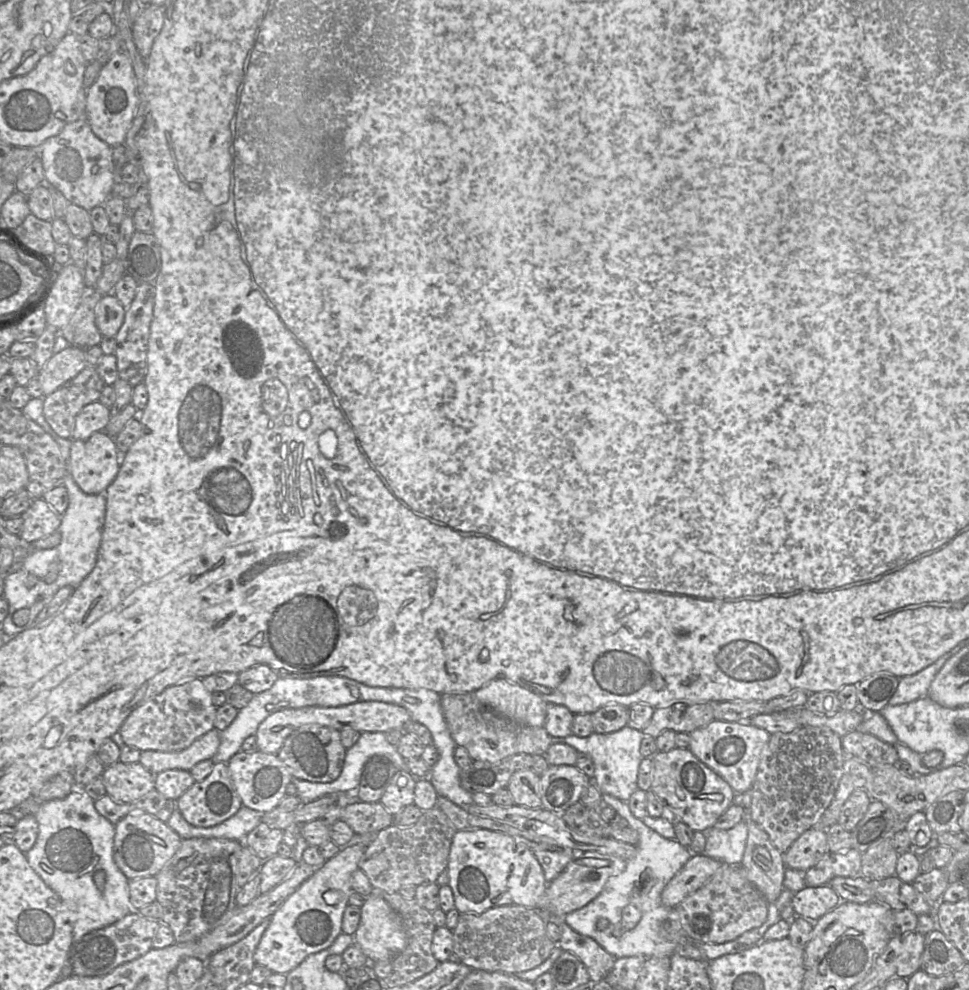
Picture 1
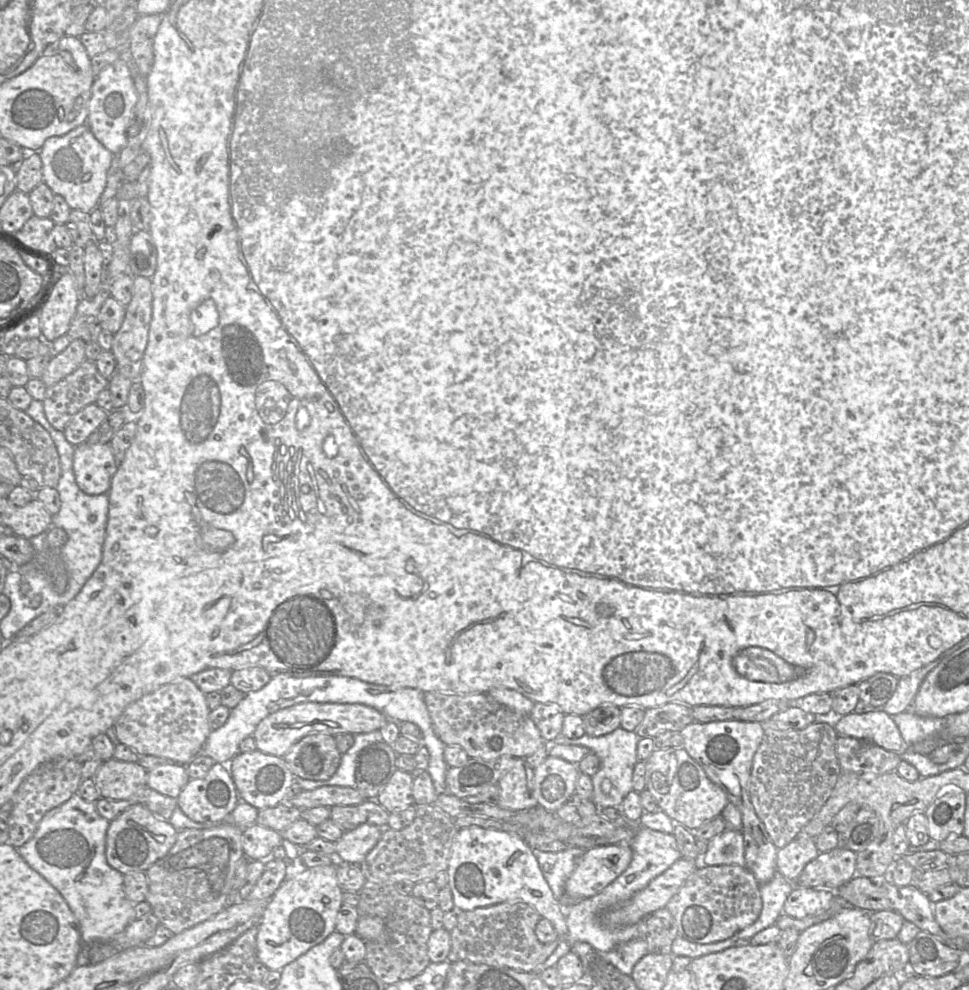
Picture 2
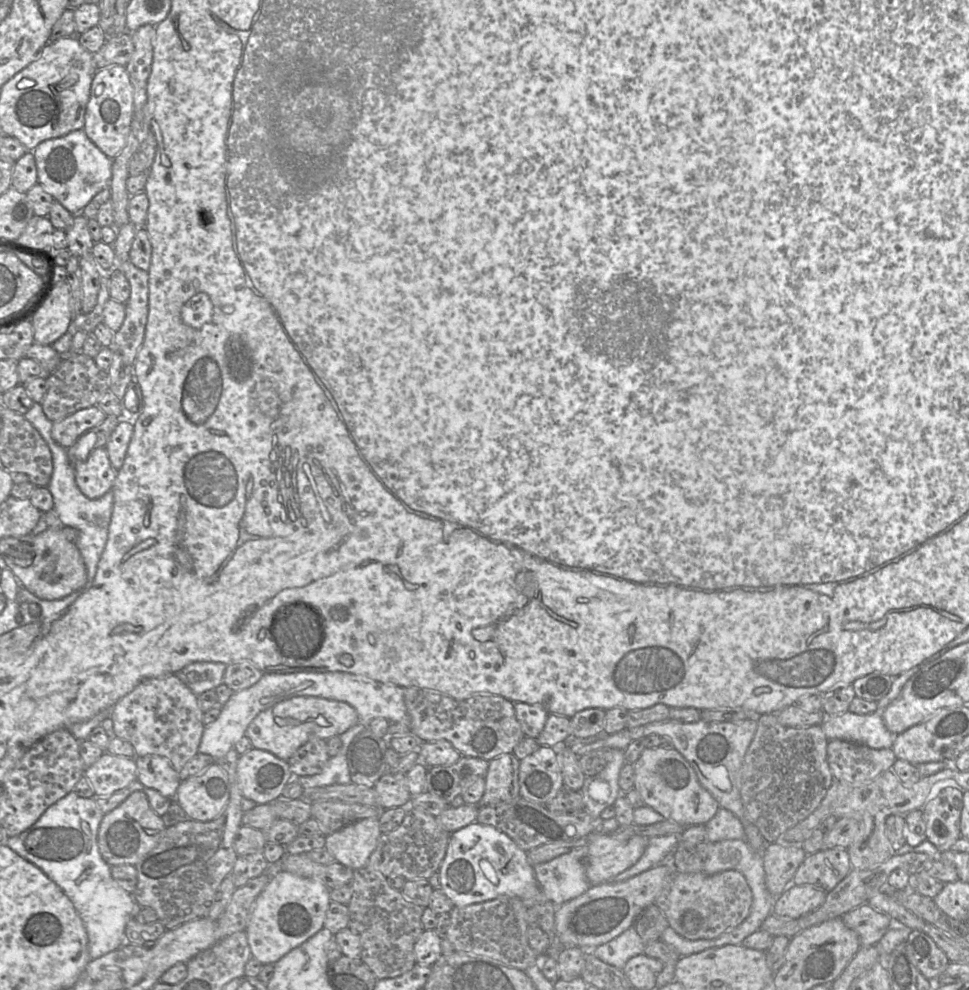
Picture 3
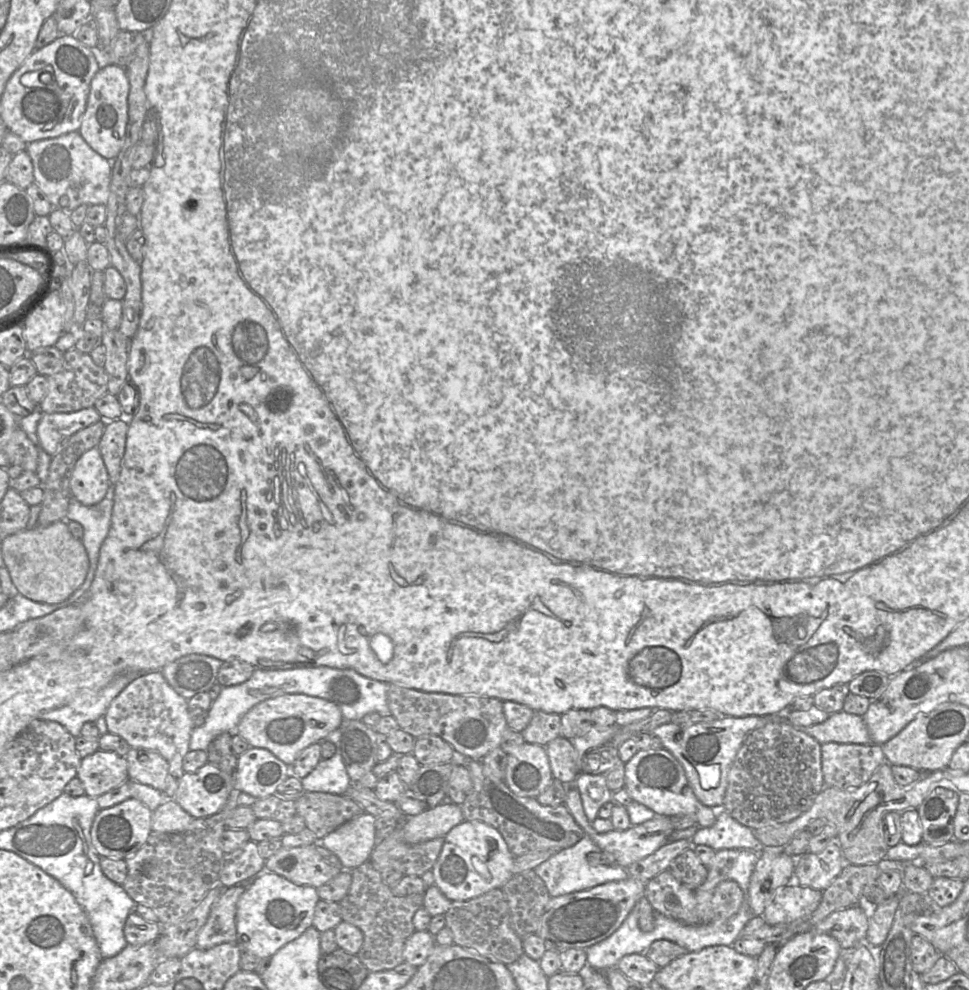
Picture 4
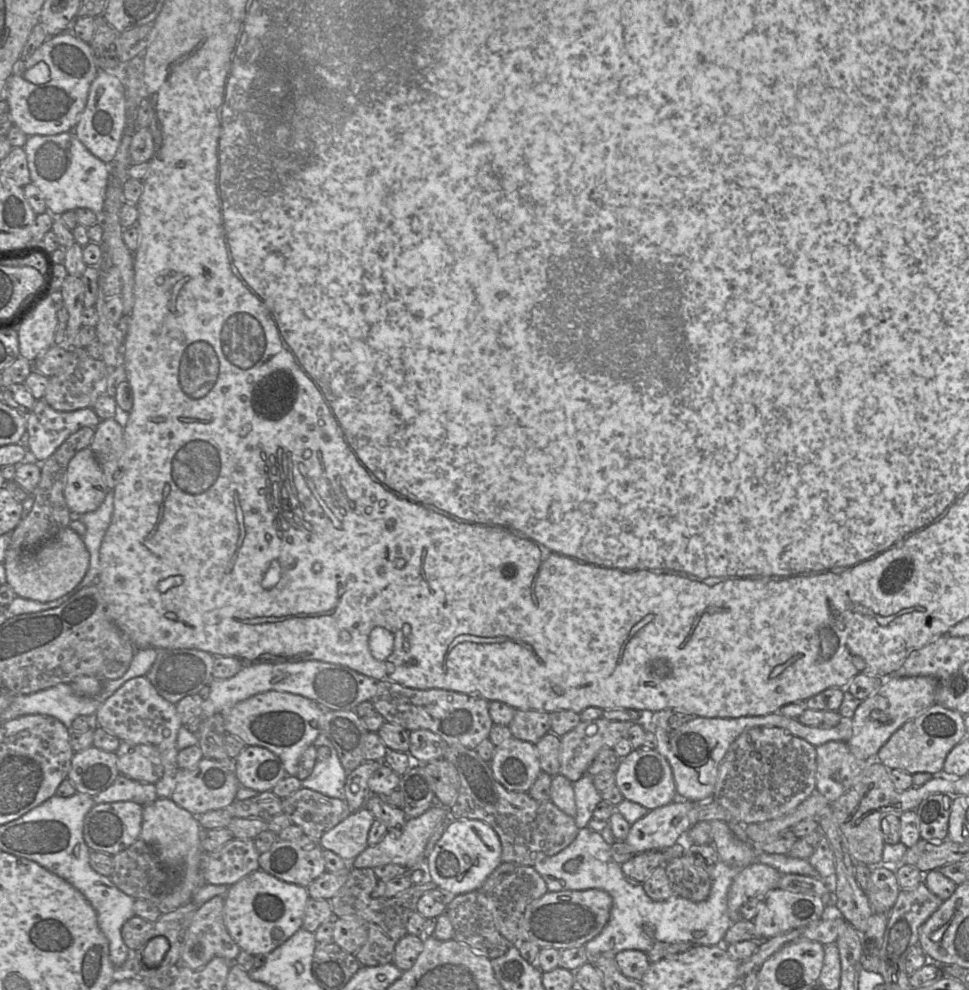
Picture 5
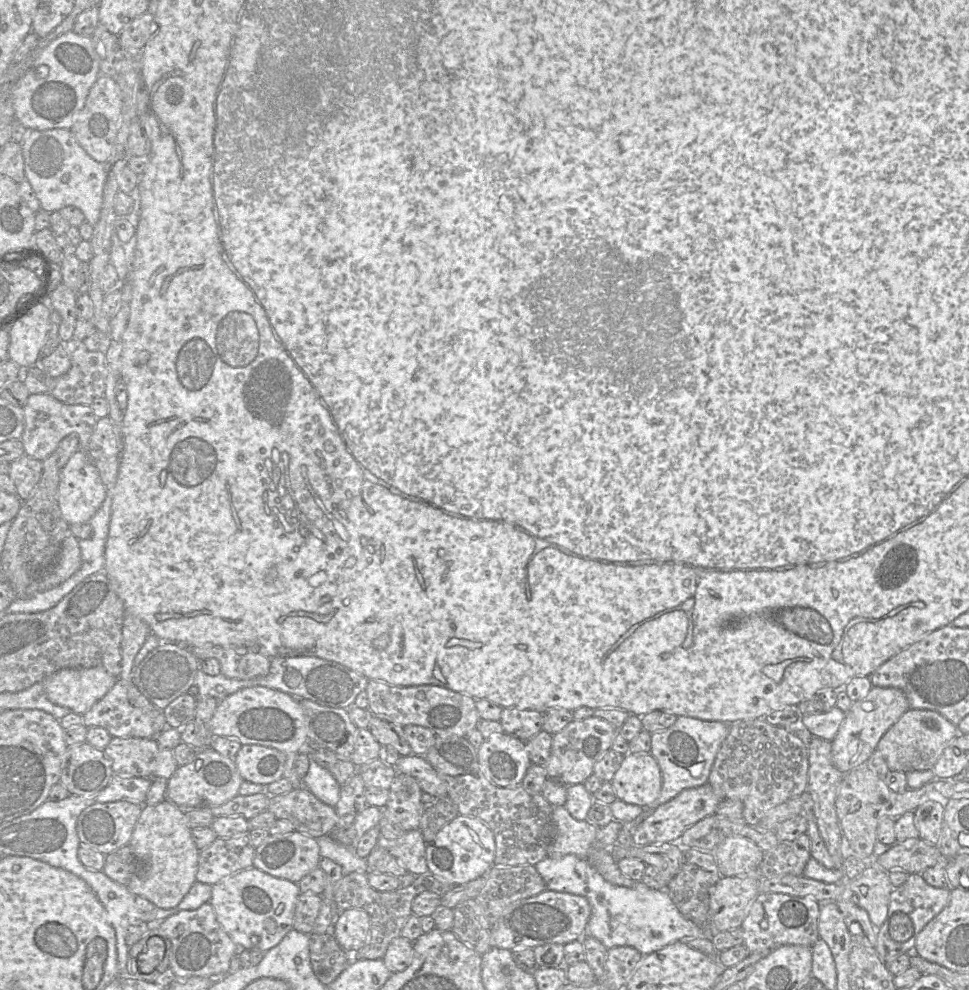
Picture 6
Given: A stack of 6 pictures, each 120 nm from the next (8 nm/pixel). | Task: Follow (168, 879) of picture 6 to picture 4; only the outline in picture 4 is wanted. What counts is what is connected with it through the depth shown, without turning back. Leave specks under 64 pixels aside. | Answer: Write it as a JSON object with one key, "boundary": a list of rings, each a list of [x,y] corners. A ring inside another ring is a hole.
{"boundary":[[[166,799],[153,811],[151,828],[153,833],[184,832],[193,820],[174,799]]]}

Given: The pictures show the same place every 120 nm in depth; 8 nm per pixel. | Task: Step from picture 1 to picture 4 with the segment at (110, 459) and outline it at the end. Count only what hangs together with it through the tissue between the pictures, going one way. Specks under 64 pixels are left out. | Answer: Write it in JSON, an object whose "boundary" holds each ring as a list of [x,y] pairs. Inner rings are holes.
{"boundary":[[[99,448],[86,451],[76,462],[72,472],[72,497],[83,505],[95,505],[104,499],[110,485],[109,474]]]}

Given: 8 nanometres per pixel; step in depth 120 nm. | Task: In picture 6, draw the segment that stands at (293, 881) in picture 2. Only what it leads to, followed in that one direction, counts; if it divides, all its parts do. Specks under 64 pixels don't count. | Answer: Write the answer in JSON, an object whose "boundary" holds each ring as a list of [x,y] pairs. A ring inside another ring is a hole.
{"boundary":[[[250,867],[212,885],[209,903],[222,929],[239,948],[258,949],[265,953],[278,945],[293,929],[296,902],[300,894],[297,883],[273,877]]]}

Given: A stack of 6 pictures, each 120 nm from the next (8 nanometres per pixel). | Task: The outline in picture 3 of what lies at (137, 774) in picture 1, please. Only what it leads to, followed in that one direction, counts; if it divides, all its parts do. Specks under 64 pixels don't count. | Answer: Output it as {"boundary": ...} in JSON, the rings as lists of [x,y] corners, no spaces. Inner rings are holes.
{"boundary":[[[104,752],[98,760],[85,769],[84,776],[92,786],[95,796],[110,796],[137,781],[135,758]]]}

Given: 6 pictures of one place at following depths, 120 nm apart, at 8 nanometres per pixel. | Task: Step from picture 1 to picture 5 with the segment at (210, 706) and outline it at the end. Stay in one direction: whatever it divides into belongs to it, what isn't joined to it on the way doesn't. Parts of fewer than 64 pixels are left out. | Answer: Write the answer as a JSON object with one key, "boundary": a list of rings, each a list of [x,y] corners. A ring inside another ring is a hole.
{"boundary":[[[138,676],[125,682],[95,713],[98,726],[112,733],[120,741],[153,745],[160,753],[164,772],[155,784],[158,798],[170,798],[174,778],[179,770],[177,764],[177,735],[182,727],[175,704],[161,697],[148,678]]]}

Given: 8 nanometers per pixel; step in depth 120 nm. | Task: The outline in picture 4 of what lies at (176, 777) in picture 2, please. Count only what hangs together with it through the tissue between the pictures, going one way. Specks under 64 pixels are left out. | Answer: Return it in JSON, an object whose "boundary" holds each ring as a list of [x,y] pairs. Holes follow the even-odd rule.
{"boundary":[[[131,748],[125,758],[129,779],[161,792],[166,789],[169,764],[158,752]]]}

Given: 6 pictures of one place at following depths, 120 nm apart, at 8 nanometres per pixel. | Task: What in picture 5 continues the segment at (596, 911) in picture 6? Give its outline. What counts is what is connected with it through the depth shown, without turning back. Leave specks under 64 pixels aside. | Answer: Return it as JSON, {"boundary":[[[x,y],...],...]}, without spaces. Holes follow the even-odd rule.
{"boundary":[[[581,828],[574,841],[559,853],[545,858],[533,867],[542,876],[546,882],[547,889],[550,892],[558,892],[564,890],[587,890],[601,889],[606,891],[613,900],[609,921],[603,930],[584,946],[589,958],[599,955],[605,957],[615,957],[615,955],[623,950],[640,950],[647,953],[656,942],[690,942],[694,946],[723,946],[723,938],[733,922],[728,915],[727,896],[729,888],[742,868],[732,867],[722,861],[718,861],[713,870],[712,886],[708,898],[701,902],[692,902],[684,897],[673,895],[665,901],[654,901],[644,891],[641,883],[630,884],[621,869],[621,864],[615,862],[610,854],[611,845],[607,844],[603,837],[588,828]],[[571,860],[579,860],[577,869],[568,873],[564,870],[564,864]]]}

